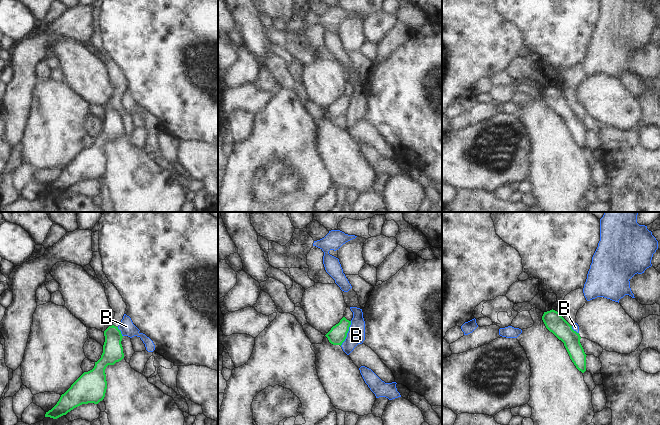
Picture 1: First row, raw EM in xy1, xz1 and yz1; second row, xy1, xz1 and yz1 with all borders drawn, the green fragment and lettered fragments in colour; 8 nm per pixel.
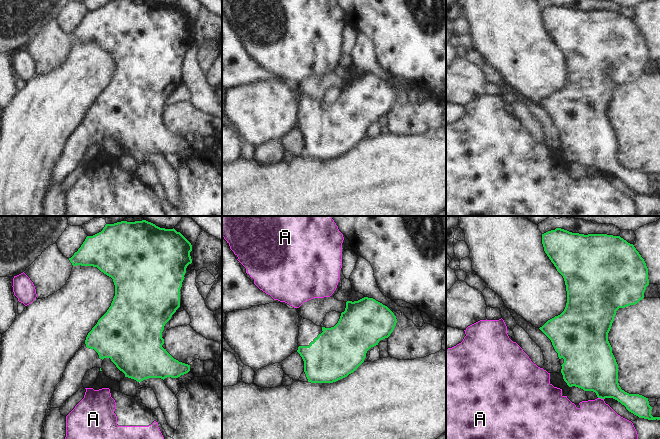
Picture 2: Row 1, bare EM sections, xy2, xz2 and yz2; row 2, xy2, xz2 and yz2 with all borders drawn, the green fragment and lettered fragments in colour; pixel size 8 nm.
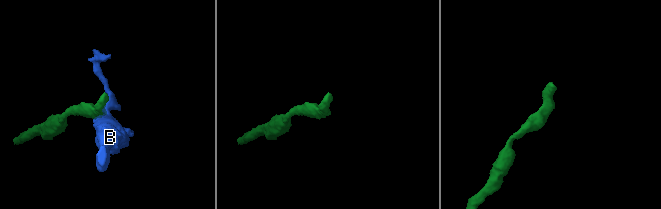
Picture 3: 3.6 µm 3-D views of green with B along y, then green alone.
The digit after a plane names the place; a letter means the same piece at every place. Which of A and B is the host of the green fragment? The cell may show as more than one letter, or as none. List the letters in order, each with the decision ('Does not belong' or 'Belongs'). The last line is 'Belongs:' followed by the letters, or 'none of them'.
A: Does not belong
B: Does not belong
Belongs: none of them.

